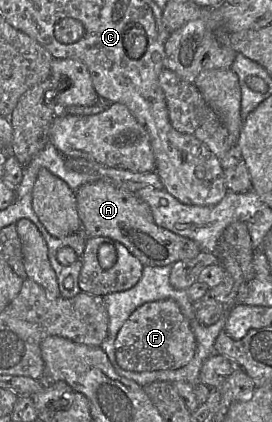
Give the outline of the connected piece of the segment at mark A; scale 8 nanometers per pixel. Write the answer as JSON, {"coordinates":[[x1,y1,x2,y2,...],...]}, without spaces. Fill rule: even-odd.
{"coordinates":[[102,179,82,185,76,191,82,231,87,238,105,237,121,243,144,266,167,266,195,258,202,252,192,239,158,226,149,205,134,193]]}

